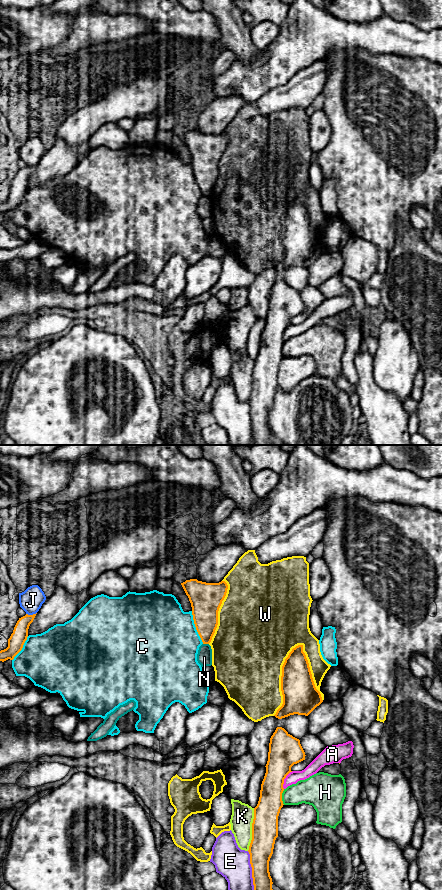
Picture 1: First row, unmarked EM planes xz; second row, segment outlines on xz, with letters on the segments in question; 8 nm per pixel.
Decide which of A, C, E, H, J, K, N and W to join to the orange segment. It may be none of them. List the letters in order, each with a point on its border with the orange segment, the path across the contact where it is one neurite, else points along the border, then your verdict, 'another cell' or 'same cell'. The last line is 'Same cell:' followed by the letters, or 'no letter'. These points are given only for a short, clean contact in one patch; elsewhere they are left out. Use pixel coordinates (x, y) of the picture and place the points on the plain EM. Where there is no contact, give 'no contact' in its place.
A: xz (284, 330) | another cell
C: xz (195, 178) | another cell
E: xz (252, 424) | another cell
H: xz (281, 349) | another cell
J: xz (31, 167) | another cell
K: xz (252, 381) | another cell
N: xz (206, 195) | along xz (203, 195), (208, 196) | another cell
W: xz (281, 229) | another cell
Same cell: no letter

